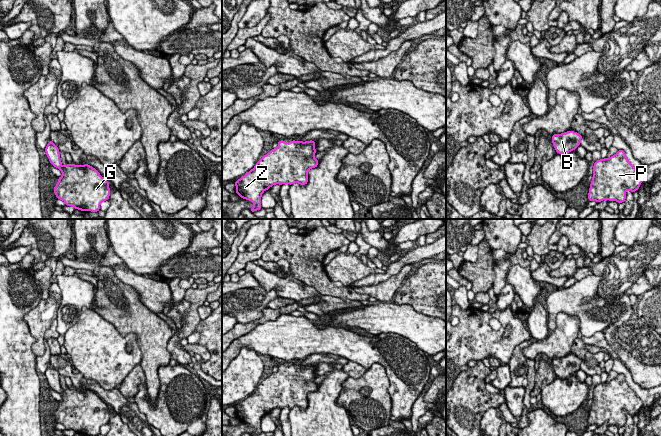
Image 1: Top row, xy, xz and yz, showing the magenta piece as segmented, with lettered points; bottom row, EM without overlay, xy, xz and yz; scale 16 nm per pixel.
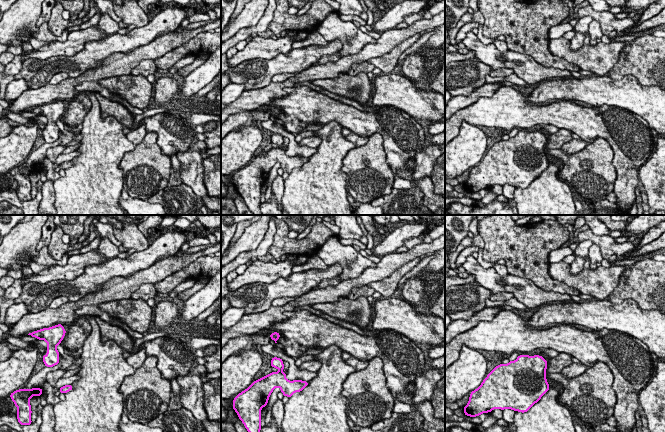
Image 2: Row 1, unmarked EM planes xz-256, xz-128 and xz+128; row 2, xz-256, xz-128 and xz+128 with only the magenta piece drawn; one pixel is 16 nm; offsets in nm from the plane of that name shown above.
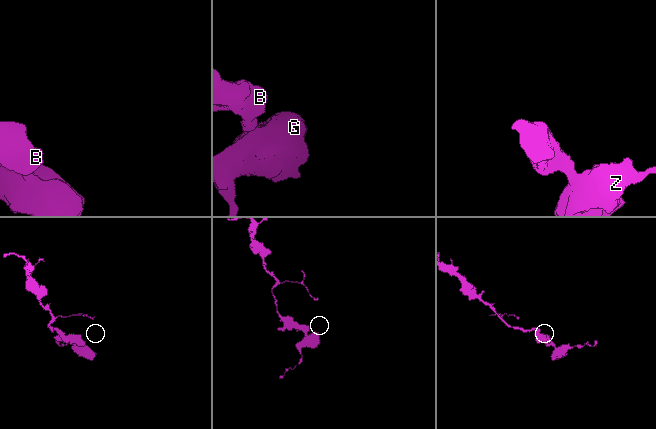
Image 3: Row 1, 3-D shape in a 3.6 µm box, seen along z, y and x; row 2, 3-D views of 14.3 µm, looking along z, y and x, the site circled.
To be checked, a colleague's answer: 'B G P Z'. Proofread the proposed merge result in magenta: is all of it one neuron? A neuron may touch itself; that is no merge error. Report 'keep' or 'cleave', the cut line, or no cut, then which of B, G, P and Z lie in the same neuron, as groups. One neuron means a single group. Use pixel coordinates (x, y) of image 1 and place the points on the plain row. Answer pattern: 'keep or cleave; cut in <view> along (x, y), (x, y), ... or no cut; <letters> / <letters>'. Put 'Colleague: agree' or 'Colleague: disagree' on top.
Colleague: agree
keep; no cut; B G P Z

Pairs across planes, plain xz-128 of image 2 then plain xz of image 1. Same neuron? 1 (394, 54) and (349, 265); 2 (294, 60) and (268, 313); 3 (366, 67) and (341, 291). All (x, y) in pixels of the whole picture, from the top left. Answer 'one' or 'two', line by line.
1: one
2: two
3: one

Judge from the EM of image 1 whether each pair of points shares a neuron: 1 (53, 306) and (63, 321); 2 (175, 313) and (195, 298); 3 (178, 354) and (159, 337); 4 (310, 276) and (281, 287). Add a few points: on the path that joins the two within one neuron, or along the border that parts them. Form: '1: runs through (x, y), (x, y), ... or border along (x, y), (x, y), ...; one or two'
1: border along (61, 295), (61, 304), (55, 318); two
2: border along (185, 299), (190, 306), (184, 312), (180, 324); two
3: border along (173, 334), (167, 346), (170, 358); two
4: border along (290, 274), (312, 286), (318, 292); two

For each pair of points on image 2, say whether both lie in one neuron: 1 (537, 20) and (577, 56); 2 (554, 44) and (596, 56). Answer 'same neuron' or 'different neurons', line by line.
1: different neurons
2: same neuron

